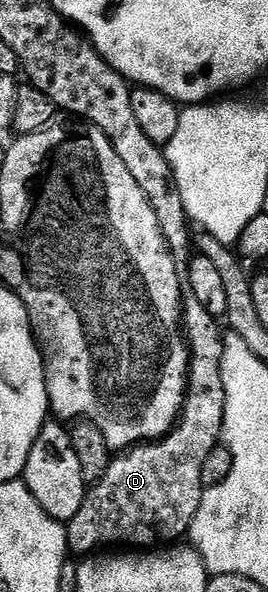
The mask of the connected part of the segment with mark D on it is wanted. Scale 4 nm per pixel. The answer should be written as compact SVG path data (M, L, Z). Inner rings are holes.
M188 300L183 306L183 332L187 348L189 350L189 368L187 371L187 400L183 402L183 411L179 415L178 421L175 422L175 428L165 437L160 437L158 441L149 441L142 445L134 445L133 448L120 452L118 456L112 460L111 466L105 471L105 475L100 481L94 482L88 488L85 503L81 503L81 511L77 511L77 515L73 515L73 519L66 522L67 531L67 548L72 554L83 553L82 555L91 555L102 545L135 545L136 550L143 551L148 547L158 546L160 543L175 543L178 537L186 538L191 531L191 524L197 515L197 507L201 507L201 499L203 498L204 487L201 481L202 464L209 457L209 453L213 452L220 444L223 436L223 420L225 419L225 383L221 375L221 359L223 358L223 334L224 330L219 329L220 322L213 315L209 315L209 311L205 311L205 307L201 307L201 303Z

